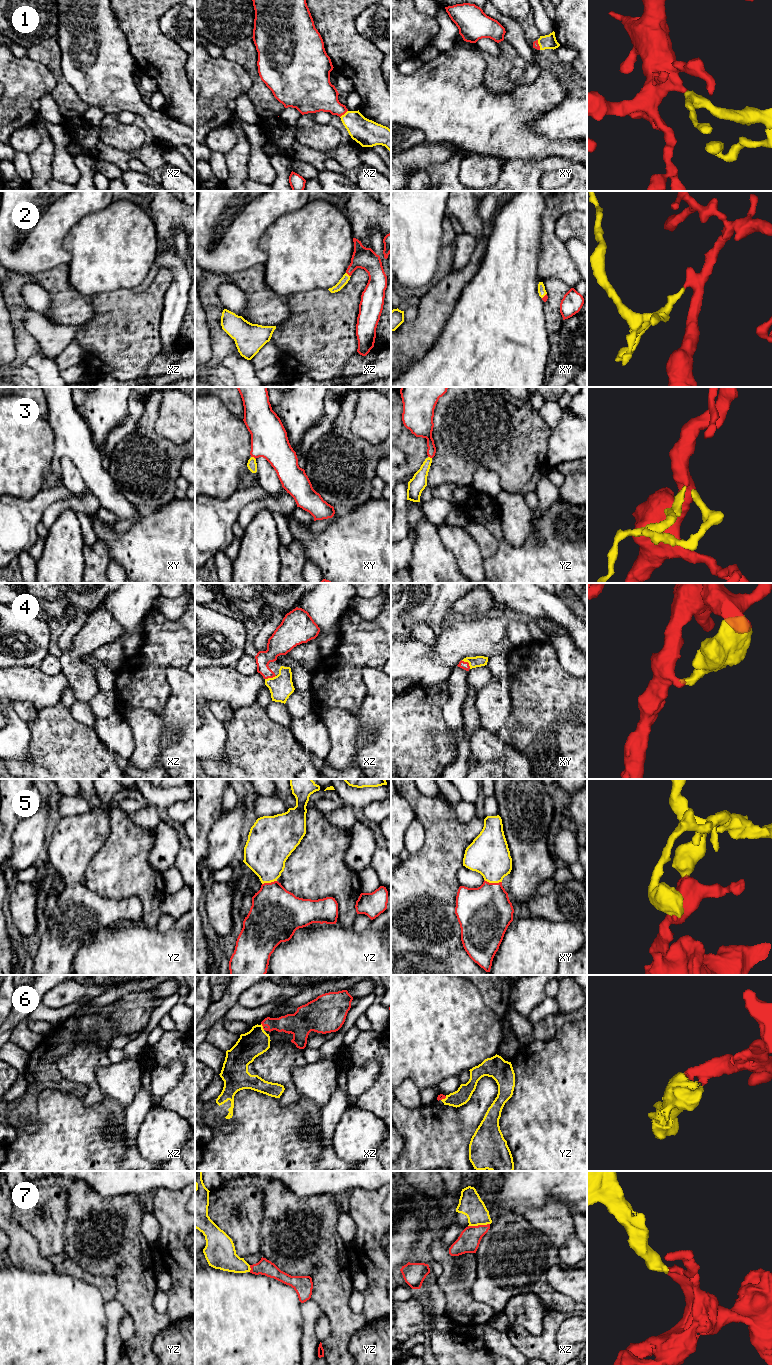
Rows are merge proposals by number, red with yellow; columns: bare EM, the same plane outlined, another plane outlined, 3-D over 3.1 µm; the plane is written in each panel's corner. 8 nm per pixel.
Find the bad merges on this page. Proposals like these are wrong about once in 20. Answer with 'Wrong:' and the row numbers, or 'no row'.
Wrong: no row

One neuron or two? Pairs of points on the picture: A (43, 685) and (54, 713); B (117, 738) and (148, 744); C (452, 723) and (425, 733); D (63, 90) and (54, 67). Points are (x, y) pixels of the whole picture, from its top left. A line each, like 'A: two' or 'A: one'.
A: two
B: two
C: two
D: one

